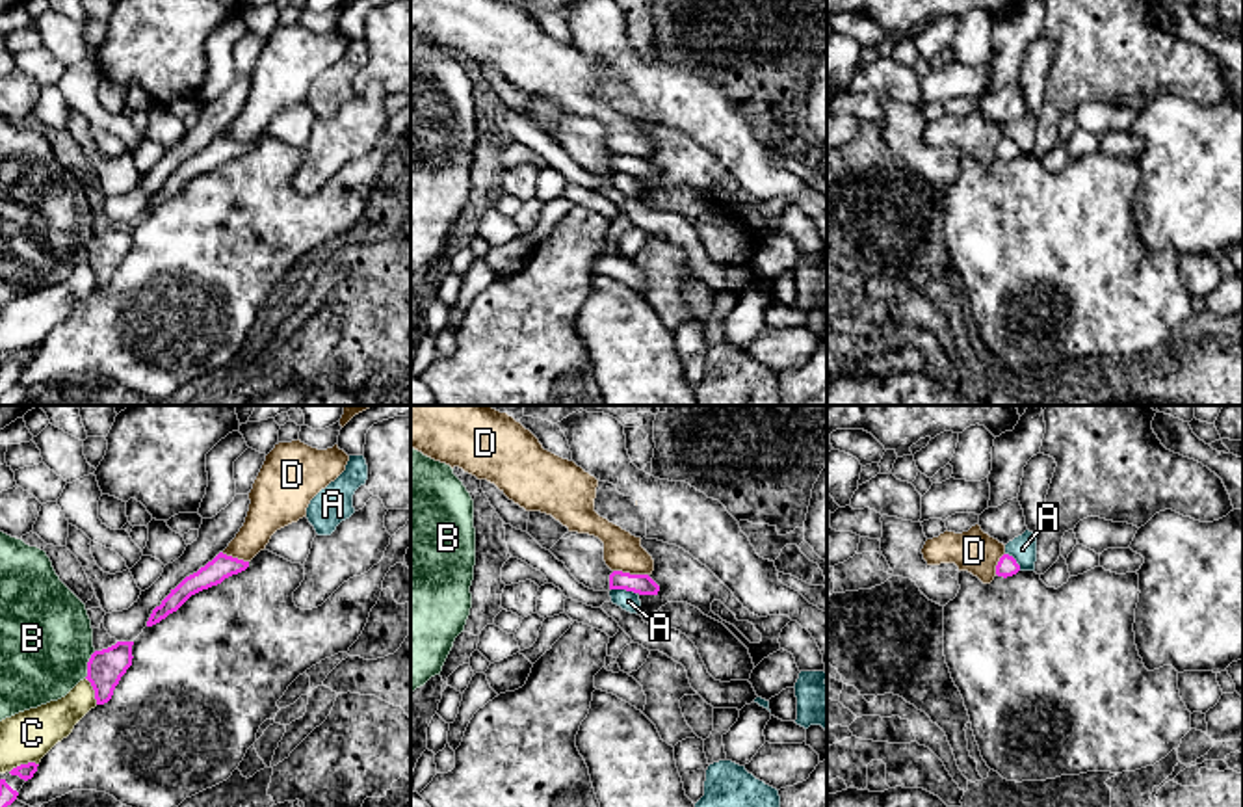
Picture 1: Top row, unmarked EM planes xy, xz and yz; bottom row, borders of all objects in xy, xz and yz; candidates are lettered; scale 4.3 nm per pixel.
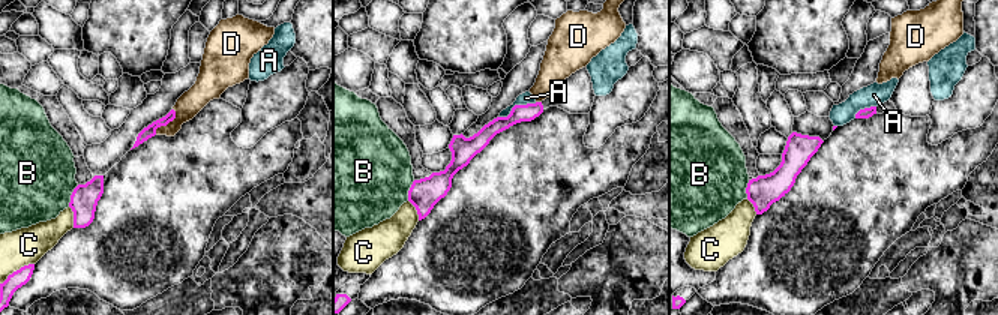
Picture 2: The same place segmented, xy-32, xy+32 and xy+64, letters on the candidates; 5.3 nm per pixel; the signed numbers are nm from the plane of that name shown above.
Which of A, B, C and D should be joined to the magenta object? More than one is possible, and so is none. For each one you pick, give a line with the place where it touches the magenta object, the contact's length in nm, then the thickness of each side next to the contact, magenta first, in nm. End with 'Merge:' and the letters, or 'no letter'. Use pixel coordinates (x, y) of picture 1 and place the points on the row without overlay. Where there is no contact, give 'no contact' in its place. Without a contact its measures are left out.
Merge: no letter

